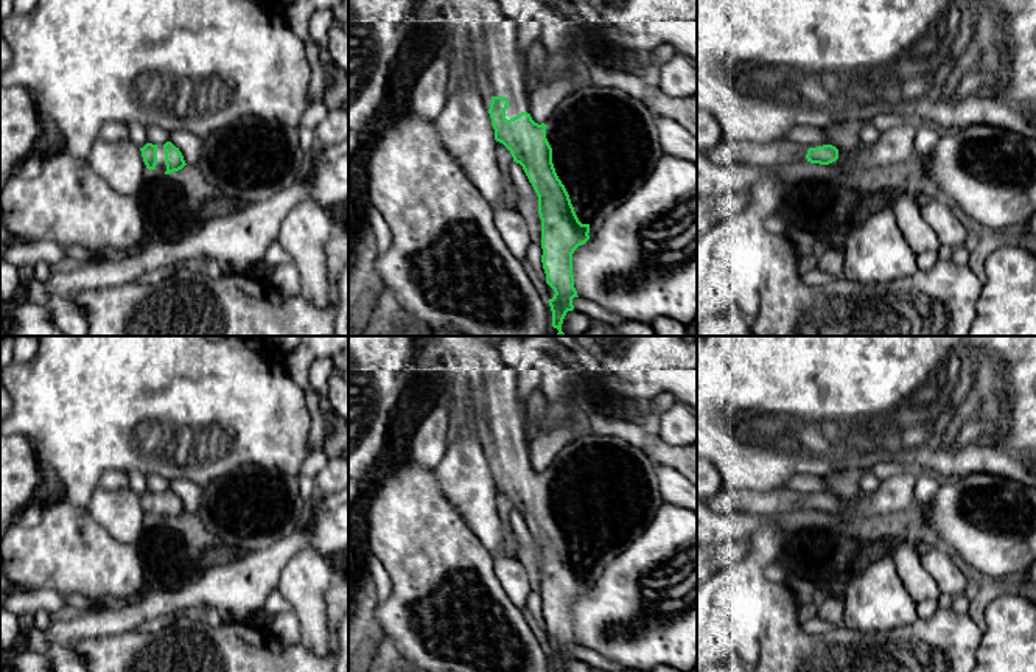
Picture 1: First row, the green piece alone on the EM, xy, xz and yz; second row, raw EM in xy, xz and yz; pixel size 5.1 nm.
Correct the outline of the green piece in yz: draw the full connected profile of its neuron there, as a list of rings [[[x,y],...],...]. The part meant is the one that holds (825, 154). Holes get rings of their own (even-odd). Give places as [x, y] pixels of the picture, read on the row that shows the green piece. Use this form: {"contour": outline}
{"contour": [[[823,145],[817,148],[790,148],[792,156],[801,157],[804,156],[810,163],[829,165],[838,159],[838,149],[832,145]]]}

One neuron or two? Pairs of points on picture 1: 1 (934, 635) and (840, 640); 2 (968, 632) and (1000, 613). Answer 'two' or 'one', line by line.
1: one
2: two

